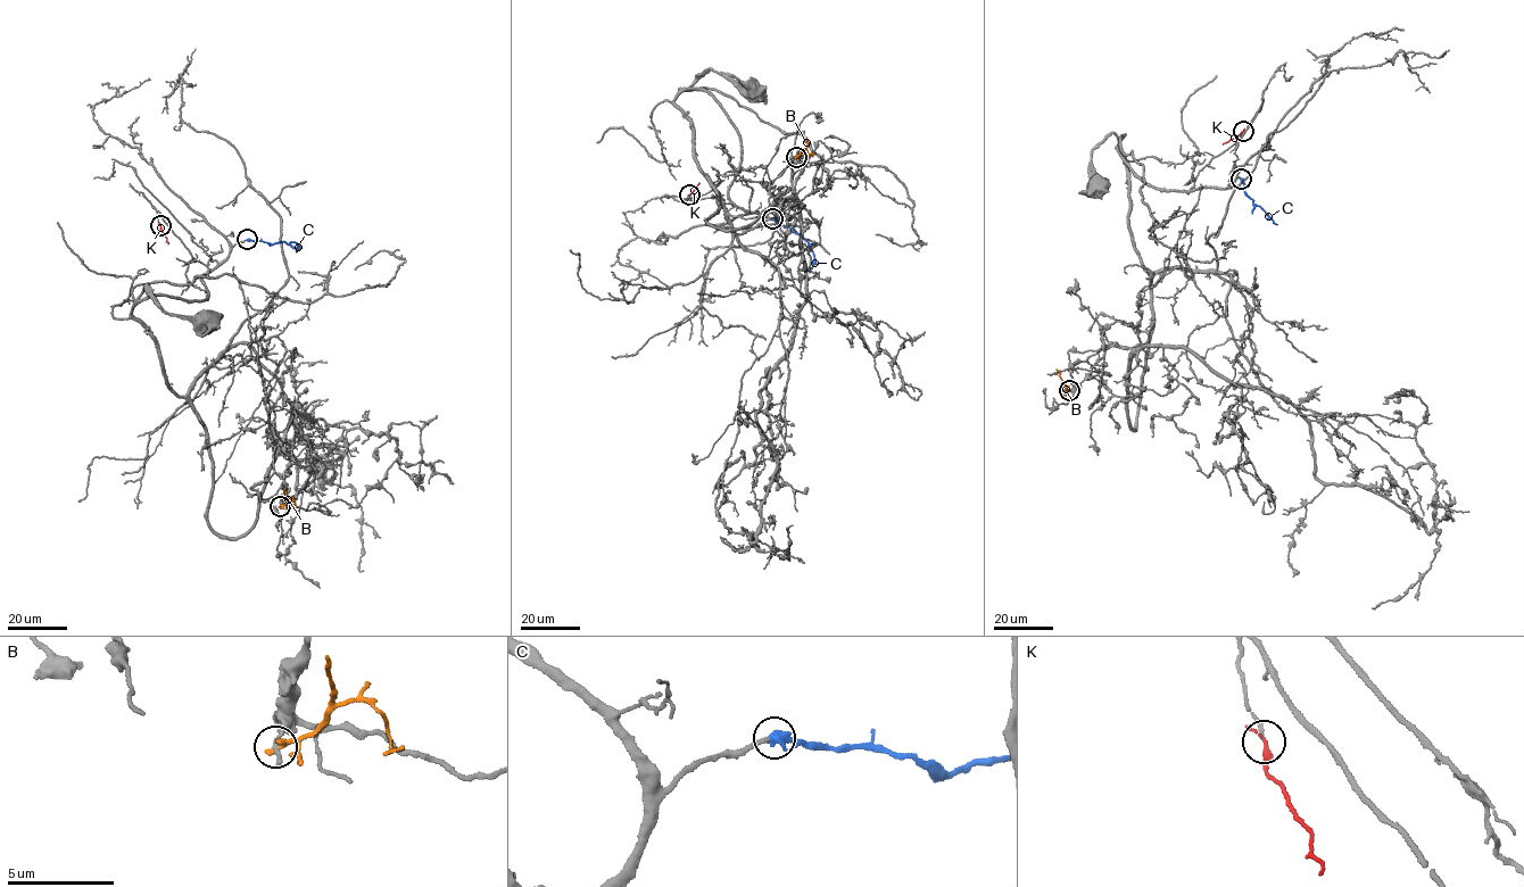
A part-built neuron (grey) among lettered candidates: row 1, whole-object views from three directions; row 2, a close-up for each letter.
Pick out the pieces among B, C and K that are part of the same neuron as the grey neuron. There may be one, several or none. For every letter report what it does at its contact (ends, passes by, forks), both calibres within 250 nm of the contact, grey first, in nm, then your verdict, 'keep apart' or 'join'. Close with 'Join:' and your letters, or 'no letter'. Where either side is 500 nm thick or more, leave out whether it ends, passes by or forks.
B: it ends; calibres 170 and 360 nm; keep apart
C: it ends; calibres 220 and 440 nm; keep apart
K: it ends; calibres 140 and 320 nm; join
Join: K

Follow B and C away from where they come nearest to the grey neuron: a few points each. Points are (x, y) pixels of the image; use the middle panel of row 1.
B: (796, 157), (805, 151), (806, 137)
C: (772, 218), (806, 240), (814, 257), (810, 272)

